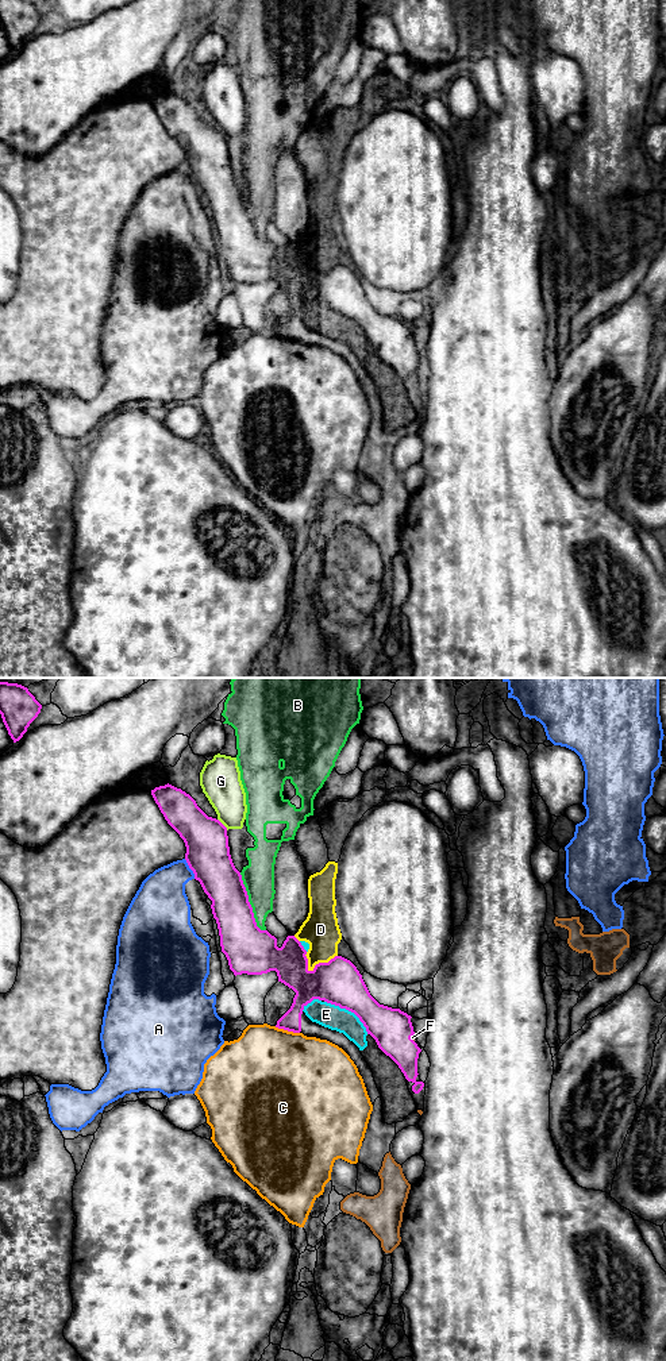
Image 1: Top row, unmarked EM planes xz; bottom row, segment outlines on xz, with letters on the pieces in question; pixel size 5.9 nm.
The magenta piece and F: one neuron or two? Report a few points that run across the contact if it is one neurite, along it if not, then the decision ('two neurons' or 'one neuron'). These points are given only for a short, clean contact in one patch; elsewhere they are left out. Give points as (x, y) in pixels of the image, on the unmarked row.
one neuron

